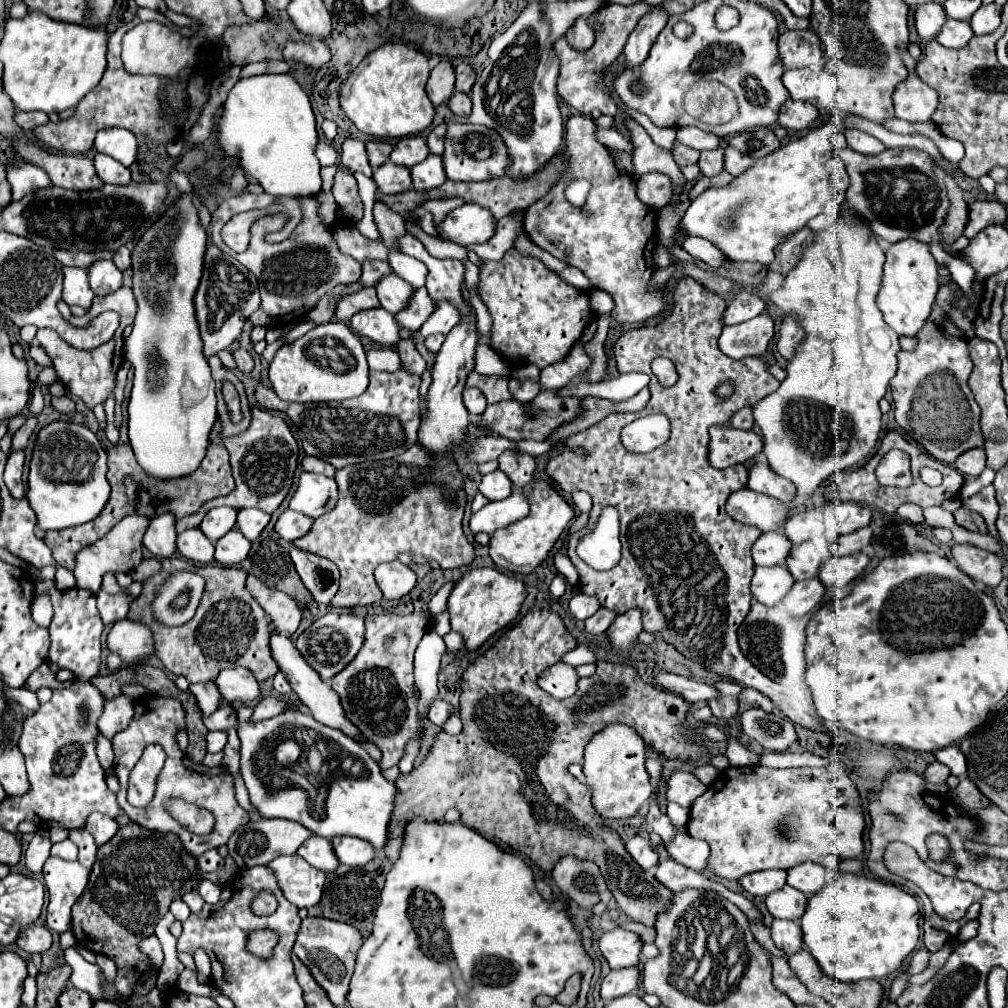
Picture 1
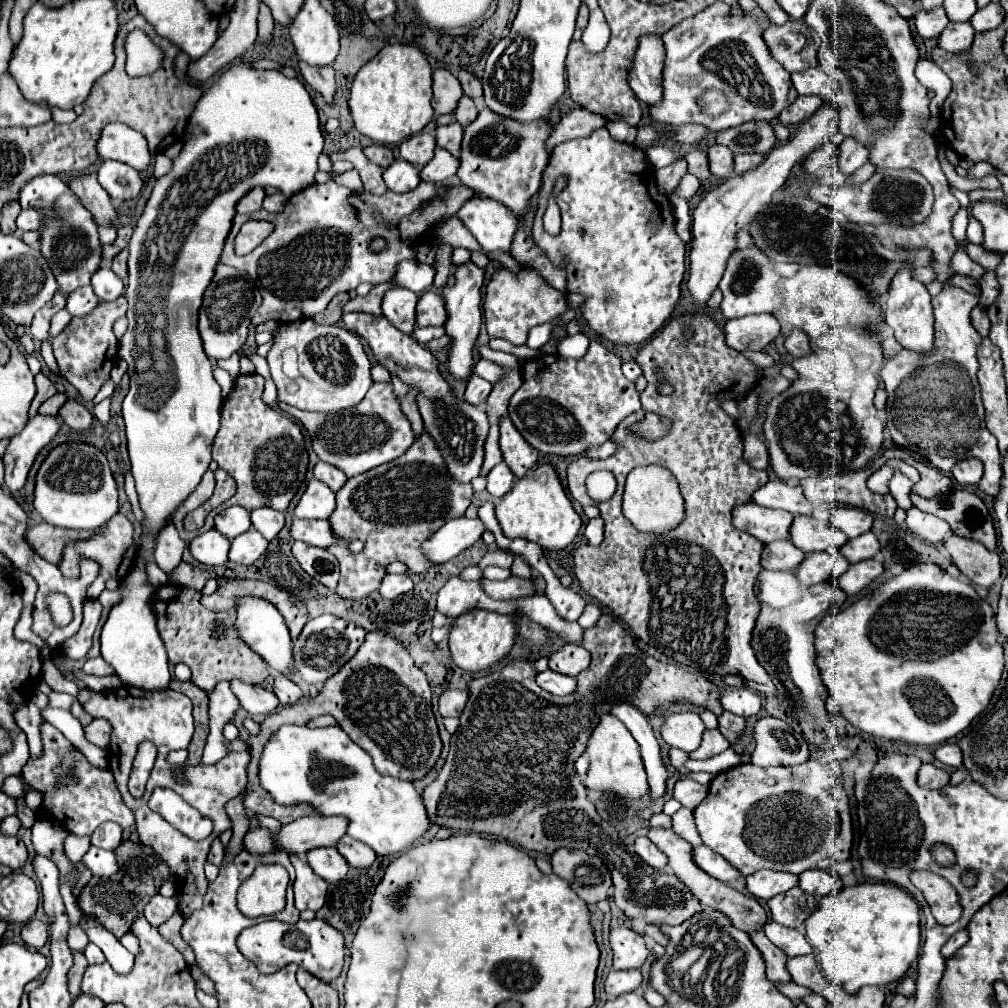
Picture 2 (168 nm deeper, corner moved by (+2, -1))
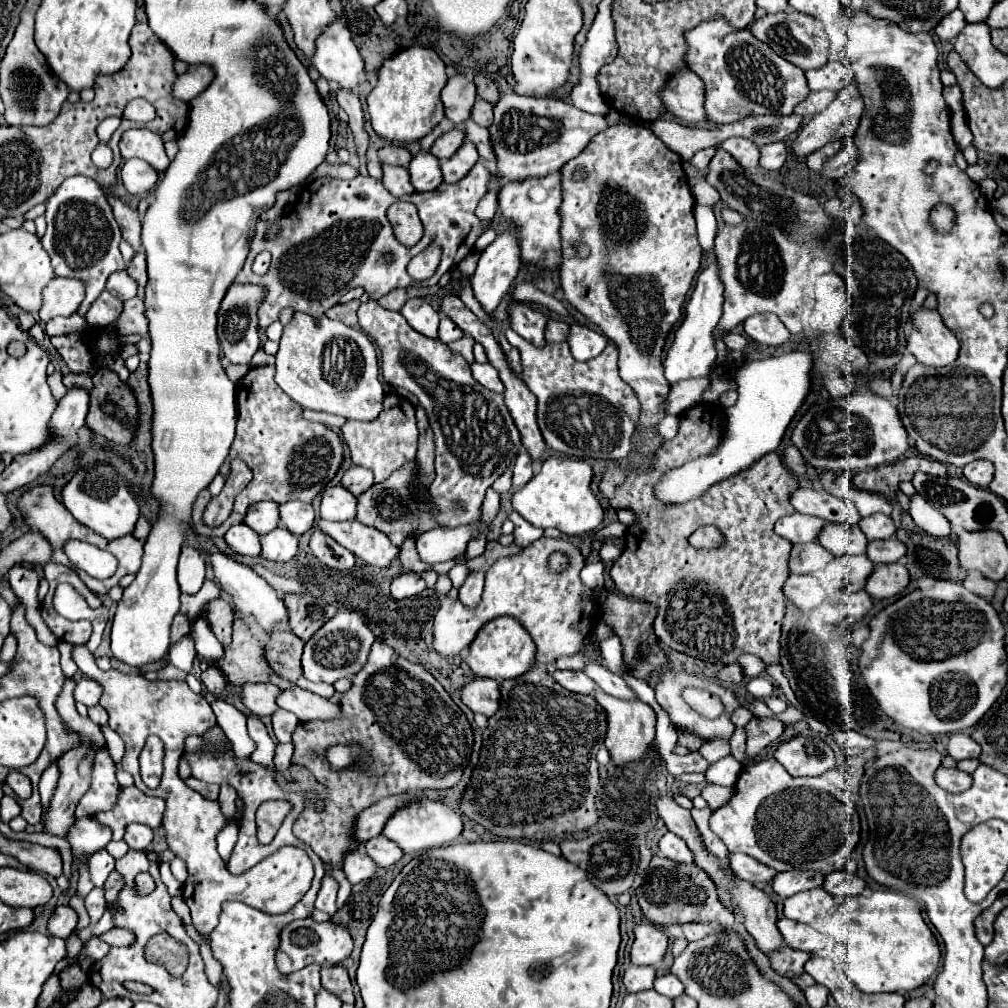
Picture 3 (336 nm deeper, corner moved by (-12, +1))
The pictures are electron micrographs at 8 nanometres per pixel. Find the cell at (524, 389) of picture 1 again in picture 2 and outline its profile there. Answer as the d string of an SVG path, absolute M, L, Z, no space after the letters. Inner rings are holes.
M479 358L473 368L475 368L475 374L477 374L477 376L481 376L481 378L485 378L485 380L489 380L489 382L497 382L497 380L499 380L499 374L503 372L501 366L497 366L495 362L485 360L485 358Z

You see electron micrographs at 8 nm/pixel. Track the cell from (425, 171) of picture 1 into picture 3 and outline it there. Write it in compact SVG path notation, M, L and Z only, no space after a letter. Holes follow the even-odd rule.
M463 142L463 146L449 158L441 162L443 182L457 182L461 180L479 160L479 154L471 142Z

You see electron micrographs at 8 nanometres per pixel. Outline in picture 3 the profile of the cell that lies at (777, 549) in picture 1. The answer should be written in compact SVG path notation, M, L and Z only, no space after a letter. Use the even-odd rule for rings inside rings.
M807 542L807 544L793 544L791 548L791 558L789 558L789 570L793 574L811 574L835 558L831 552L827 552L821 544L817 542Z

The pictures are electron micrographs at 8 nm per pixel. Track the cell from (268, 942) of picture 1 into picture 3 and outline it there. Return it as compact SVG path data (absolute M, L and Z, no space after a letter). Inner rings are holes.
M311 918L293 920L279 932L279 940L281 942L279 942L279 948L275 954L275 962L277 962L277 970L283 974L291 974L309 964L337 966L345 958L349 958L353 952L353 938L347 932L347 928L343 928L341 924L335 924L331 920L329 922L315 922Z

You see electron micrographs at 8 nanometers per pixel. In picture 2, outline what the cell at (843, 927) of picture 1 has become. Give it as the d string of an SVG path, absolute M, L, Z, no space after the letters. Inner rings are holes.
M827 870L803 872L799 876L799 888L813 894L815 898L821 898L817 910L805 920L805 936L813 944L825 974L845 992L855 994L861 986L869 986L869 984L887 986L889 982L901 980L911 968L911 964L919 958L919 948L921 948L919 906L905 890L893 884L881 884L881 882L873 882L873 884L867 882L867 884L851 886L851 888L841 888L841 878Z

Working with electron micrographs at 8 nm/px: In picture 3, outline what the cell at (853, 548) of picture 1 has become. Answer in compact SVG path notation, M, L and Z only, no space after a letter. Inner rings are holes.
M893 536L893 538L887 538L887 540L871 540L867 544L867 552L865 554L875 564L891 564L891 562L897 562L899 558L903 558L905 552L907 552L905 544L899 542Z

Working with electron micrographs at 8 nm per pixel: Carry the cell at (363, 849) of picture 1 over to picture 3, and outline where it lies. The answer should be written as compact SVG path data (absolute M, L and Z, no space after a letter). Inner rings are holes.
M381 834L375 836L375 838L371 838L371 840L367 840L367 842L363 844L363 848L365 848L365 852L371 856L371 860L373 860L377 866L381 866L381 868L387 868L387 866L395 864L395 862L403 856L403 852L401 852L397 846L393 846L391 840L383 838Z

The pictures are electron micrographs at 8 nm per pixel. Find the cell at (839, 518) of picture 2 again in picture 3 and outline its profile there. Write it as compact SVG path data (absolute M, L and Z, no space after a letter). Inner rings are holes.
M871 514L867 518L859 520L859 528L863 530L863 534L869 540L877 540L877 538L891 538L895 534L895 524L889 516L885 514Z

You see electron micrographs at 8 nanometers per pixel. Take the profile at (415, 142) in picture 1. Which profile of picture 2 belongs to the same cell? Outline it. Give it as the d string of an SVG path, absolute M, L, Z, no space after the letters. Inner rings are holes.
M421 132L421 134L415 134L415 136L407 138L407 140L399 146L399 152L401 152L401 158L403 158L403 160L413 162L415 166L423 168L423 166L433 158L435 148L437 148L435 136L431 136L431 134L427 134L427 132Z

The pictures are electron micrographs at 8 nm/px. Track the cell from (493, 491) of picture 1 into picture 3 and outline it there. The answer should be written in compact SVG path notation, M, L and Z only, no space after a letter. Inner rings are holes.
M521 452L515 460L515 466L513 466L513 490L521 488L523 484L527 484L529 480L533 478L533 462L531 462L531 456L527 452Z

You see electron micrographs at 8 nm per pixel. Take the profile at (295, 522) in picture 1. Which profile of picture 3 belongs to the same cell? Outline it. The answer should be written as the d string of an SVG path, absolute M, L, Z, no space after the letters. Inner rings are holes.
M319 518L317 526L321 532L331 536L343 548L351 550L357 558L363 558L367 564L389 568L393 560L397 560L399 556L399 548L391 544L391 540L383 532L371 526L365 526L357 520L329 522L329 520Z

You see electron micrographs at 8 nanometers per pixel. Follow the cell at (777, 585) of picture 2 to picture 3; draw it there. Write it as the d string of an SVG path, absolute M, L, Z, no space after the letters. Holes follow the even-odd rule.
M791 574L783 586L783 594L801 610L811 610L825 600L825 590L809 574Z

